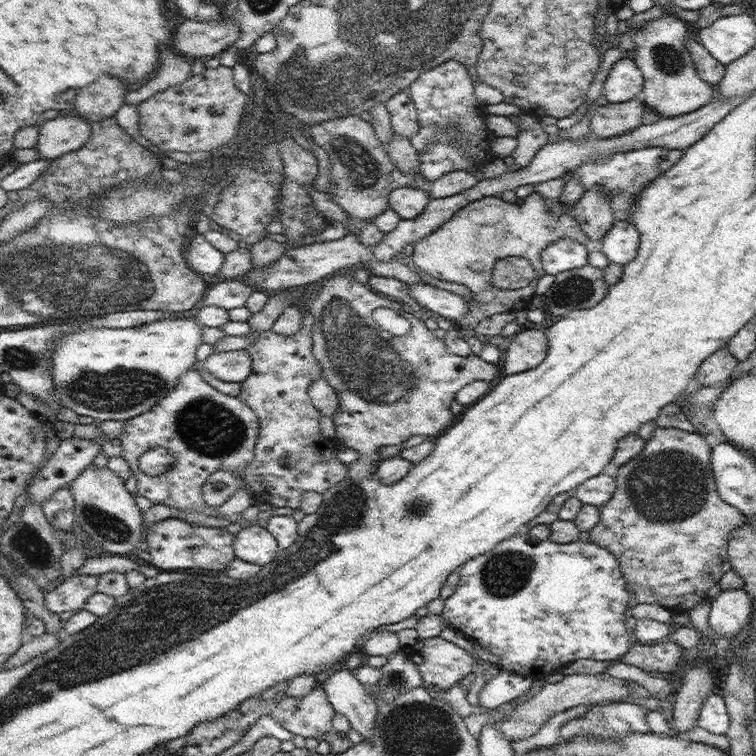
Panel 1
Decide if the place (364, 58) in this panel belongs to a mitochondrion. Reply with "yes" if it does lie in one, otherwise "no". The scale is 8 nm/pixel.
yes

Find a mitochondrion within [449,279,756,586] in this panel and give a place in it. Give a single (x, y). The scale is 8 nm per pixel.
(669, 486)

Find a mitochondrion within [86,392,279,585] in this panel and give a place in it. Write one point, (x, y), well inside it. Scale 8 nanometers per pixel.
(213, 430)

